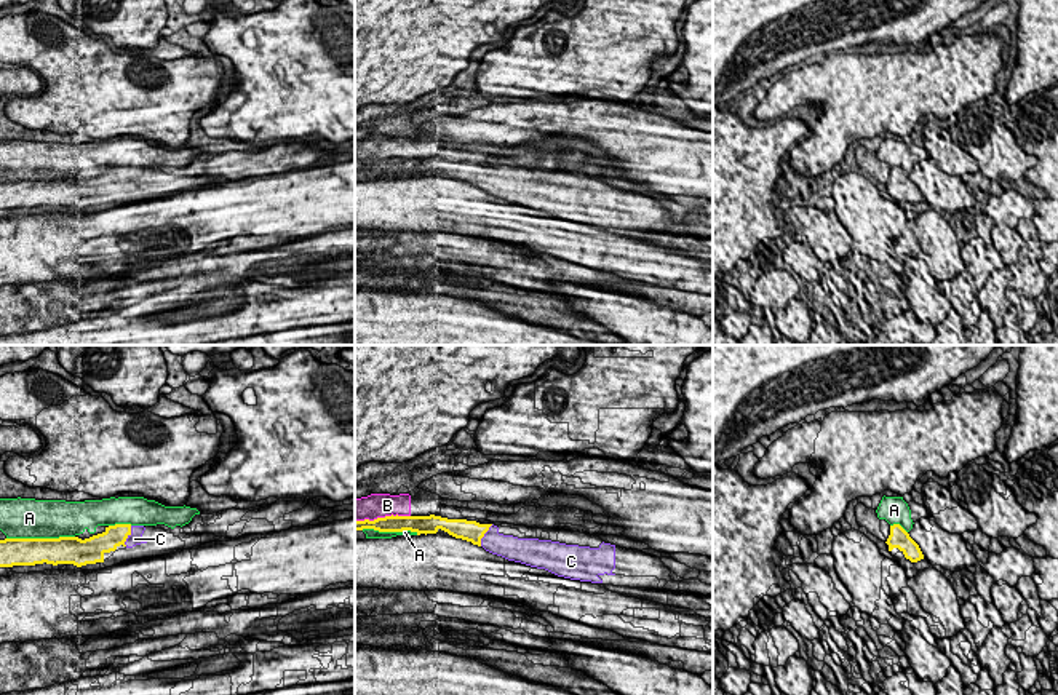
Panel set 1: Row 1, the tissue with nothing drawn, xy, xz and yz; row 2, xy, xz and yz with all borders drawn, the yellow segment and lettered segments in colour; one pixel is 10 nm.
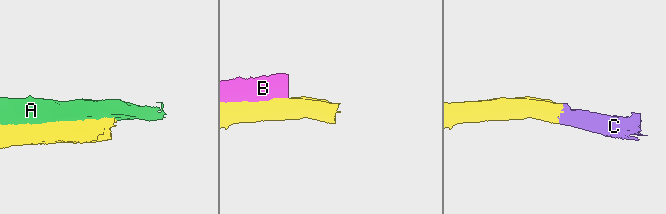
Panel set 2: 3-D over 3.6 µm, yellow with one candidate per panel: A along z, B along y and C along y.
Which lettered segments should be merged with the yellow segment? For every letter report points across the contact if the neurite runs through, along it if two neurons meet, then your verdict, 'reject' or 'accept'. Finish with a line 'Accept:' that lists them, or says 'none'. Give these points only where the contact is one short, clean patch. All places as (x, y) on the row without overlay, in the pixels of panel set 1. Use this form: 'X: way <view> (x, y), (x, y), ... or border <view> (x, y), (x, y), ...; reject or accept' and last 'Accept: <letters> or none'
A: reject
B: reject
C: way xy (114, 178), (127, 178), (135, 181); accept
Accept: C

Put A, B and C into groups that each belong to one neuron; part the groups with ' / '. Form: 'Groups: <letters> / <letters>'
Groups: A / B / C

